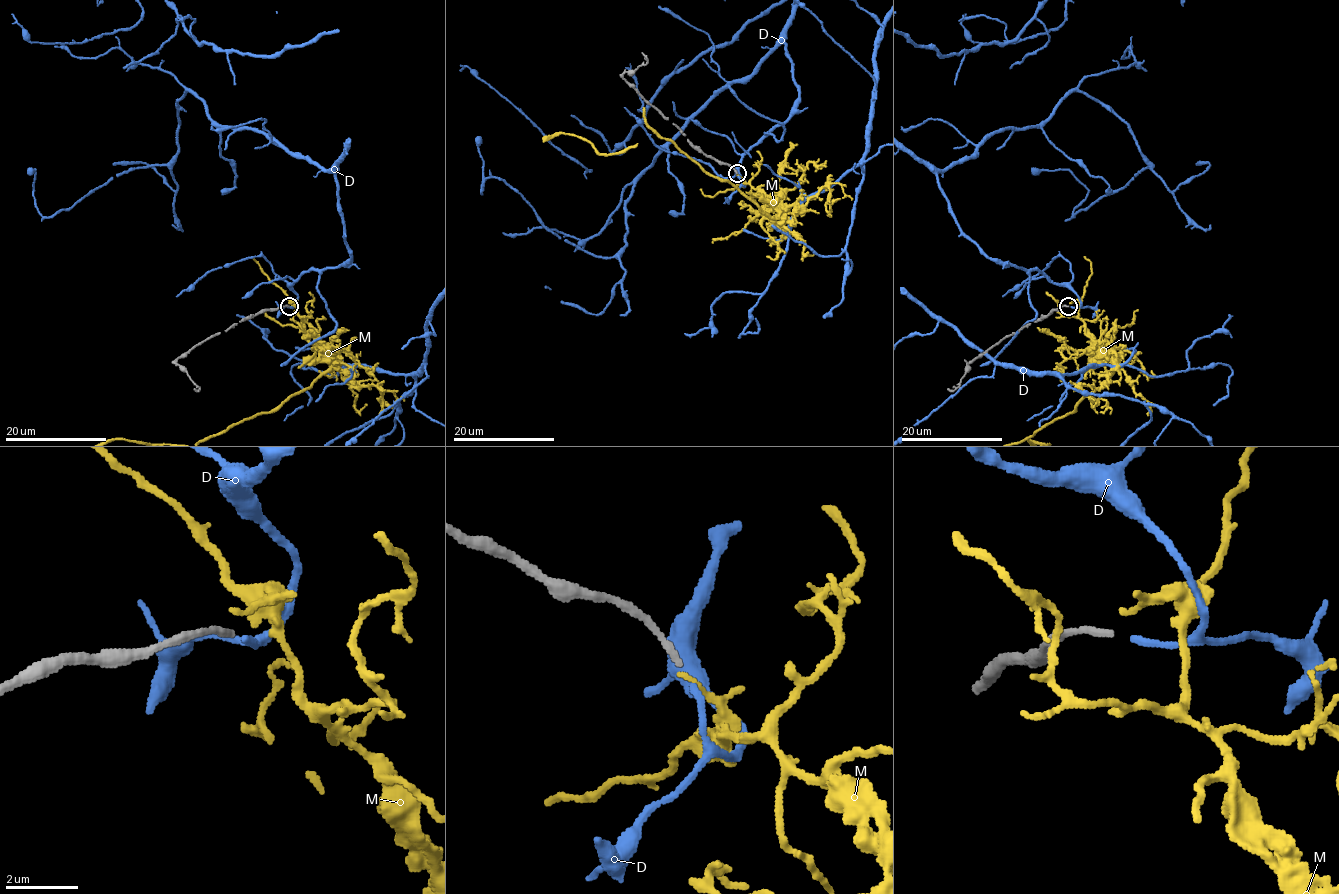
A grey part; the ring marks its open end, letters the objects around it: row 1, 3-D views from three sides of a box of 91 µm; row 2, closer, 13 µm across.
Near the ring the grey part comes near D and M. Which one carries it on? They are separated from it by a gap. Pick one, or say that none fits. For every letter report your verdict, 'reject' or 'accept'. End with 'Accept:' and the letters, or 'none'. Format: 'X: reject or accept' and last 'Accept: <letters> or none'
D: accept
M: reject
Accept: D

